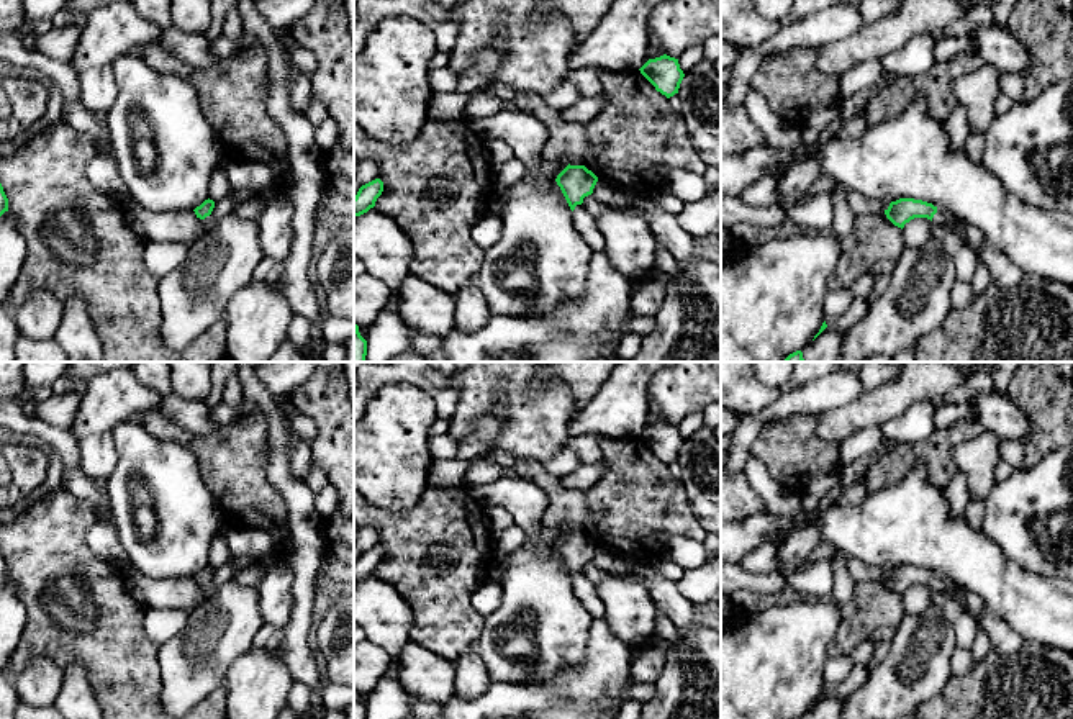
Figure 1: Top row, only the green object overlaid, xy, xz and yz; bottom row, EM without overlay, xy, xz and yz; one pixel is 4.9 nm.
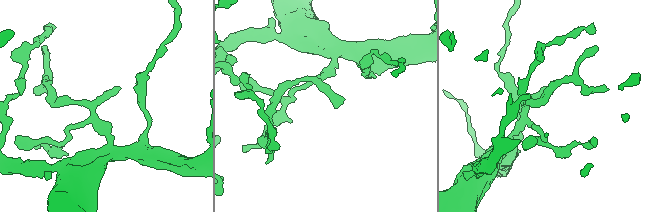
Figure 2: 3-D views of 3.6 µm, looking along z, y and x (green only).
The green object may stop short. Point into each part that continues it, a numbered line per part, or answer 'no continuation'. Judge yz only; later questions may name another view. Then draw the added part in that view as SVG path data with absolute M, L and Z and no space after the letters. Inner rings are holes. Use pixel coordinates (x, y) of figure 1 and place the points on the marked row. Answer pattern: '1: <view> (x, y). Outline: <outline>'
1: yz (944, 218). Outline: M937 208L937 213L934 215L932 221L948 229L950 223L960 221L960 219L957 216L953 216L952 213L948 213L948 211L942 210L942 208Z

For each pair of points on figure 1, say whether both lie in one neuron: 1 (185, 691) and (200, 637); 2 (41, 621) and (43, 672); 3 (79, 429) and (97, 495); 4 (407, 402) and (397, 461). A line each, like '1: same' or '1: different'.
1: same
2: different
3: different
4: same

